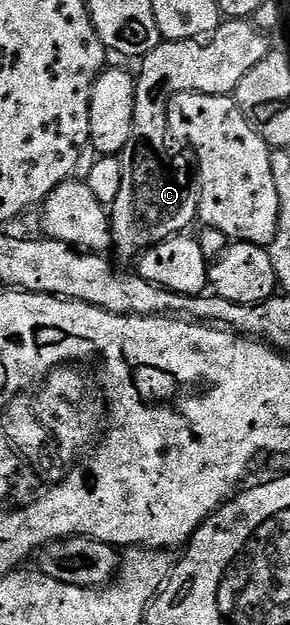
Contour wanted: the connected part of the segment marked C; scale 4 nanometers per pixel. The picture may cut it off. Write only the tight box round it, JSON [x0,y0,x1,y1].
[109,20,272,259]

